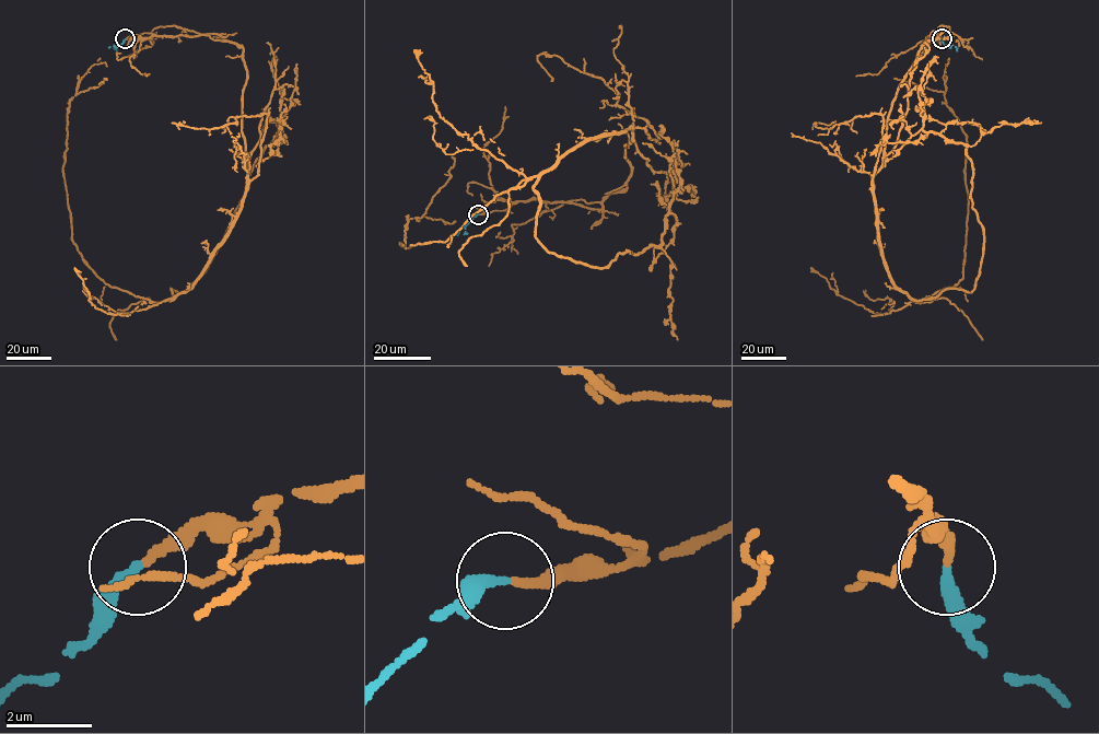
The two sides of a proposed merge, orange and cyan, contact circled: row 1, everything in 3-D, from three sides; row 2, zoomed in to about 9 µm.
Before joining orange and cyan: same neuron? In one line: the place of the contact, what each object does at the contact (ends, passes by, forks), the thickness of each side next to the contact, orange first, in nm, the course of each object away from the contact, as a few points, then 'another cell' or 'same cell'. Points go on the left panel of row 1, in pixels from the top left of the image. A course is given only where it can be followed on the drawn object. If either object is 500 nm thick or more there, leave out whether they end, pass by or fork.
(125, 38) | orange ends | cyan ends | 240/280 nm | orange via (125, 39), (219, 34), (243, 48), (243, 207), (170, 300), (202, 274), (281, 129), (275, 57) | cyan via (125, 39), (117, 47), (108, 47) | same cell

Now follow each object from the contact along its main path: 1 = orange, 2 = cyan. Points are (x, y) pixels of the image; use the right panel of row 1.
1: (942, 39), (873, 179), (914, 300), (971, 291), (983, 253), (966, 146), (923, 129), (938, 57)
2: (942, 39), (948, 47), (958, 47)

